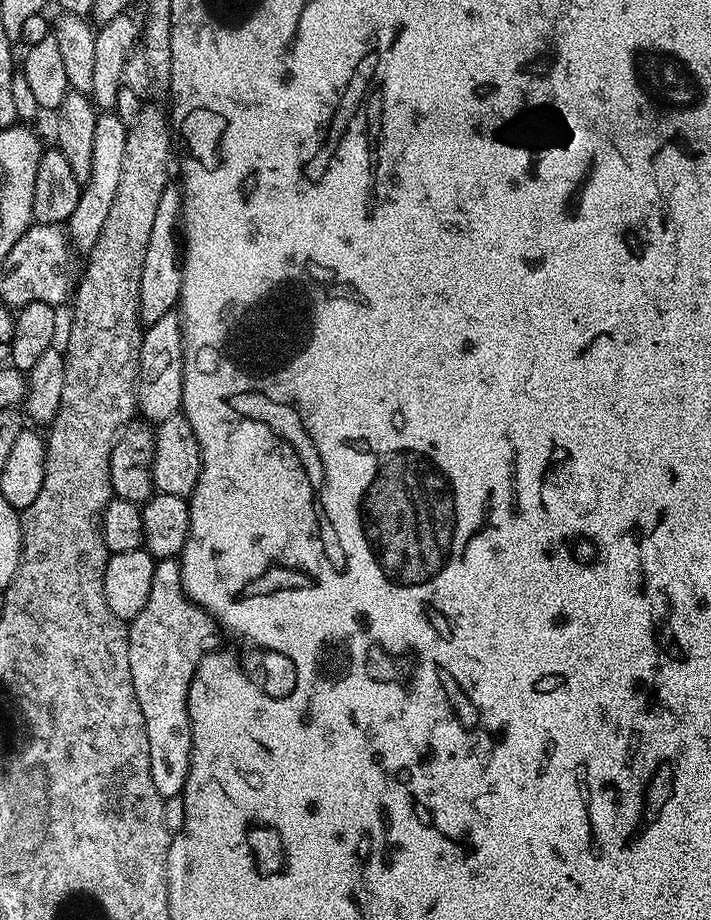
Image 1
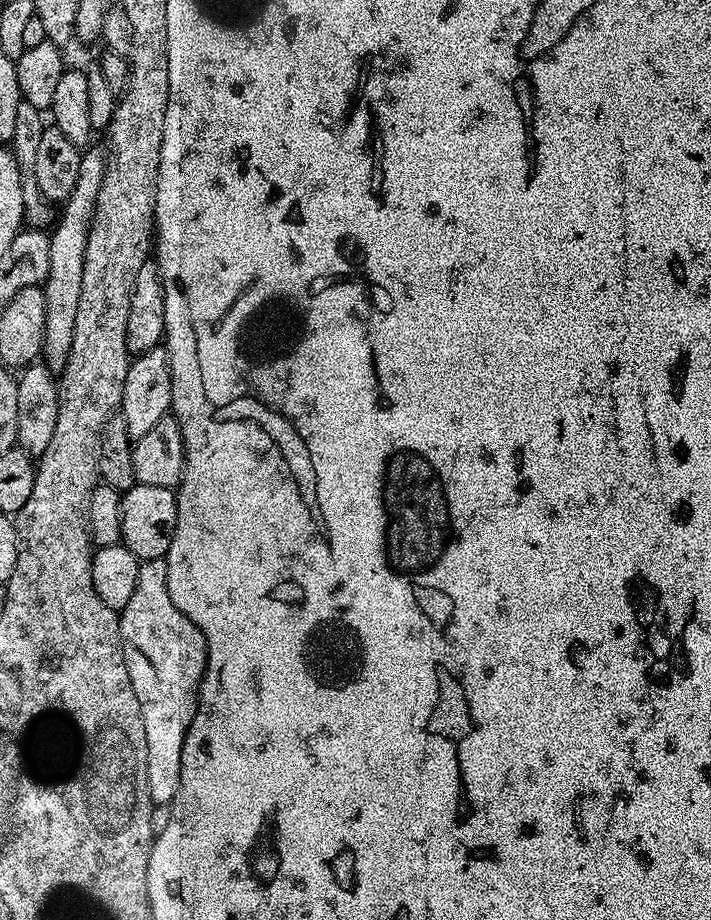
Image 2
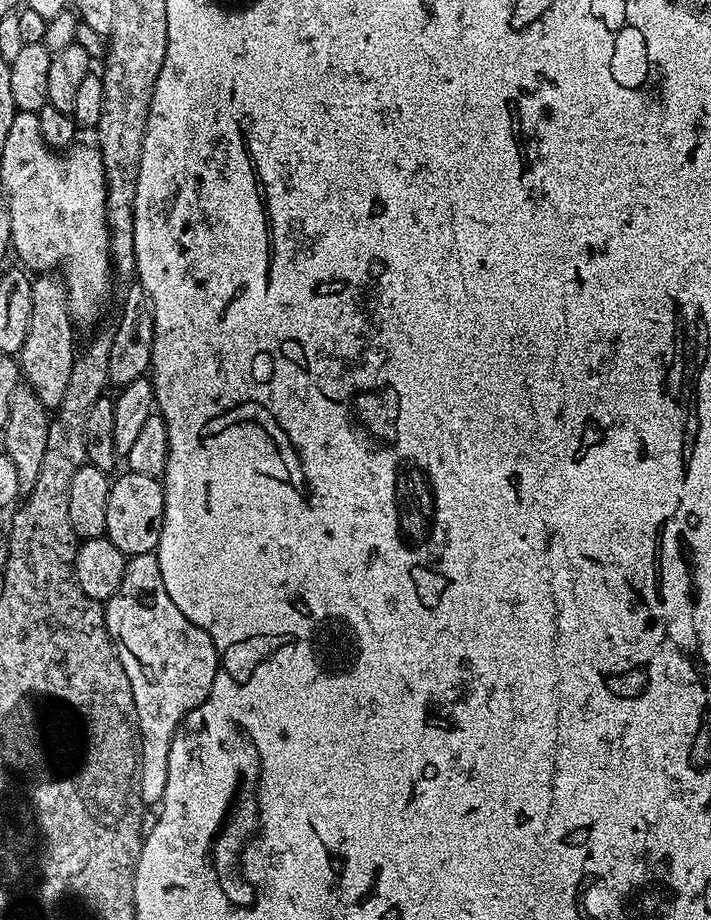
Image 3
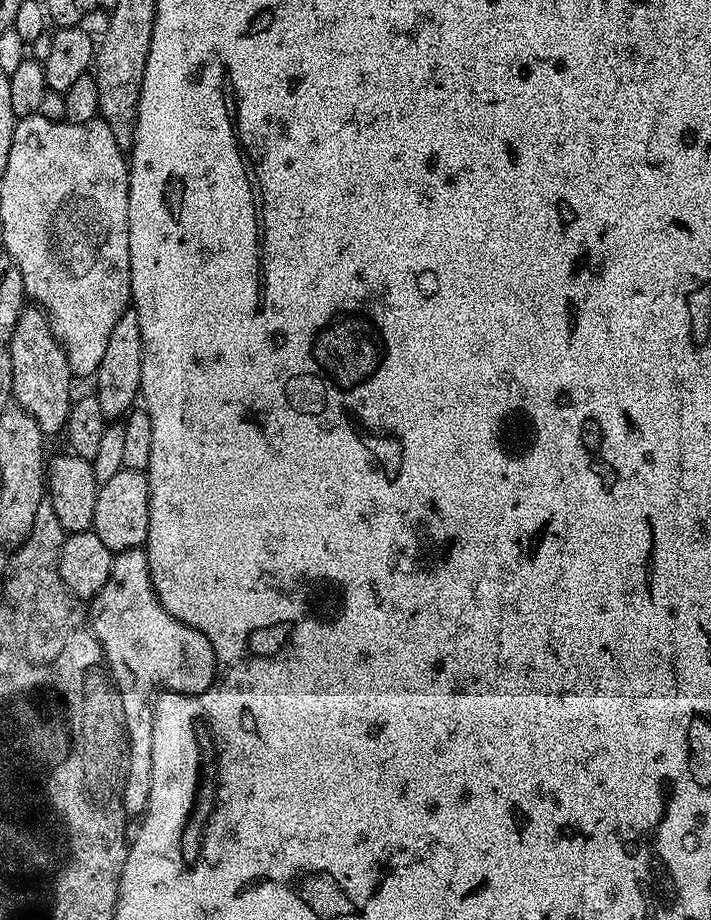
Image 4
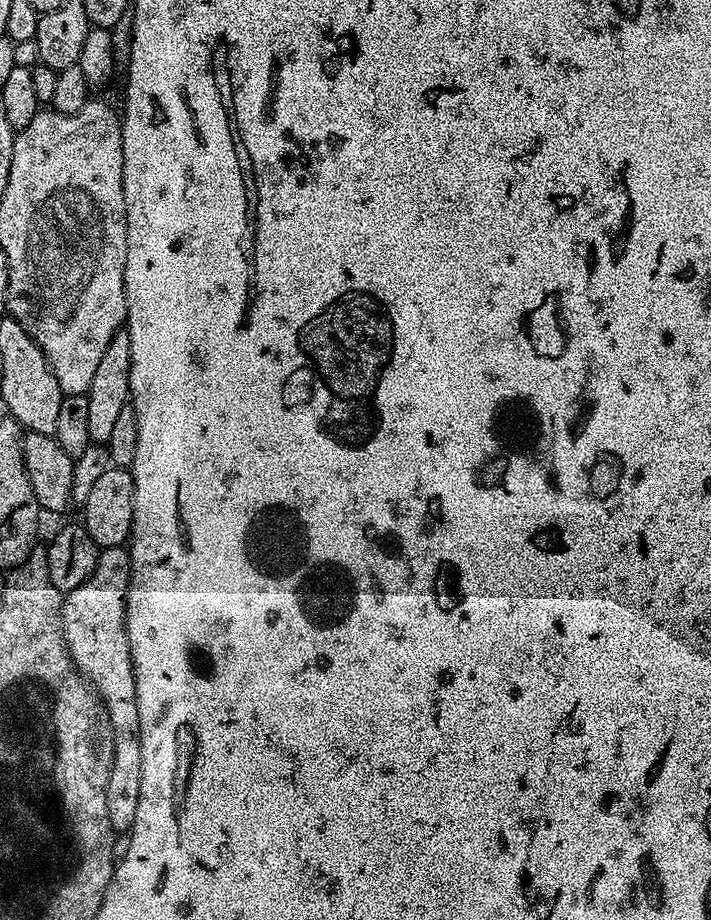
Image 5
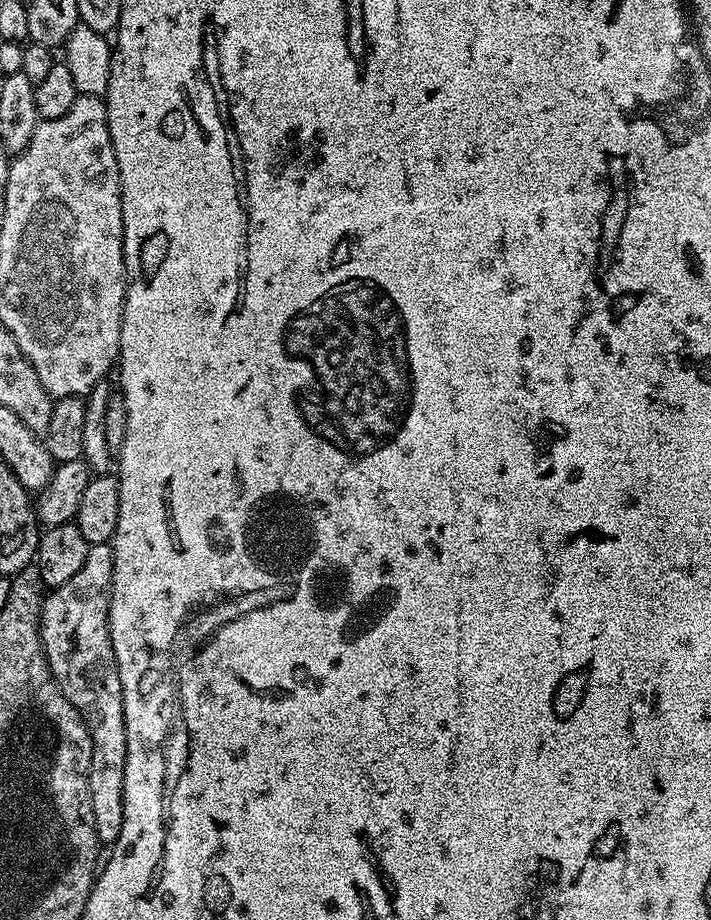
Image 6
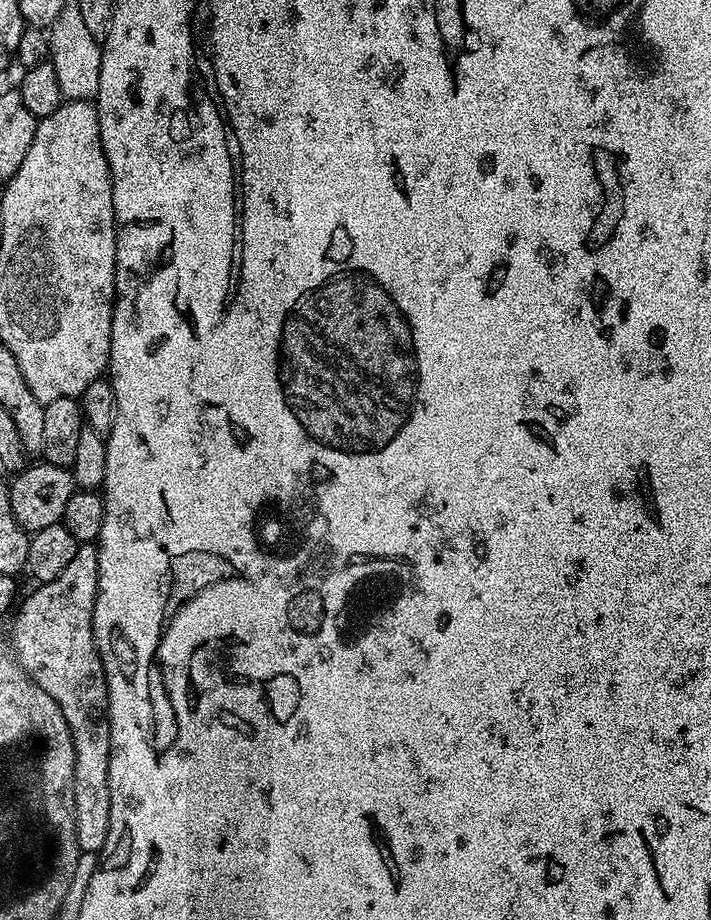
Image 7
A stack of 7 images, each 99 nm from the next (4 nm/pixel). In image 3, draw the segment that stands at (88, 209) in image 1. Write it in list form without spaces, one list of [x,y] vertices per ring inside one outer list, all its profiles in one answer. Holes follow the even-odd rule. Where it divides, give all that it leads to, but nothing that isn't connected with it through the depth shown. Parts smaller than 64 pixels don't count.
[[[52,274],[37,275],[32,282],[30,330],[26,330],[26,342],[18,353],[18,363],[23,383],[38,394],[38,402],[49,410],[59,408],[70,382],[70,370],[78,355],[76,336],[72,331],[74,325],[68,312],[68,292],[63,283]]]

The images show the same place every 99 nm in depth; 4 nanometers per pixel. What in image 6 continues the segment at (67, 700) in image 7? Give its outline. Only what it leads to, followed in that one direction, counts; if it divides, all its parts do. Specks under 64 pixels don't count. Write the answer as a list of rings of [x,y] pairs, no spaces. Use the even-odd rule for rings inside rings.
[[[111,543],[93,544],[86,554],[86,564],[74,578],[62,582],[62,586],[51,589],[40,605],[40,641],[48,669],[59,686],[60,692],[80,711],[80,717],[88,725],[92,736],[92,757],[88,763],[88,793],[94,810],[94,826],[101,845],[115,844],[122,834],[124,817],[124,771],[126,770],[126,722],[122,706],[122,678],[118,678],[118,662],[114,658],[114,646],[110,642],[108,625],[108,603],[112,593],[112,571],[114,554]]]

